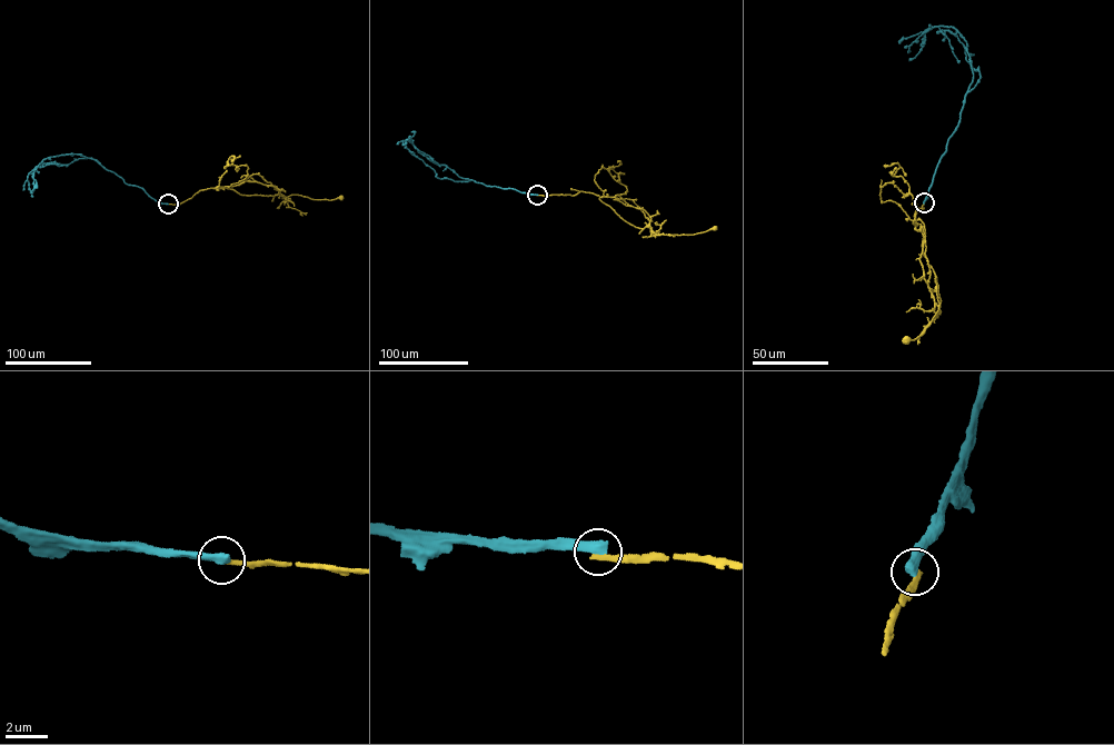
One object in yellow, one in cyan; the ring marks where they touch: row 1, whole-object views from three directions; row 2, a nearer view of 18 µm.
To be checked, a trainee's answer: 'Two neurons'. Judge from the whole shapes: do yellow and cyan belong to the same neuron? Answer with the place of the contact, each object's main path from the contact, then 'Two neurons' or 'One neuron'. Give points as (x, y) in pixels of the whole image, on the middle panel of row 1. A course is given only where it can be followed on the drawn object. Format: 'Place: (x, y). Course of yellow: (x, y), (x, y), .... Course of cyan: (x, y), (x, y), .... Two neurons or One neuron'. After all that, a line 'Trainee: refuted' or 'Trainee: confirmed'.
Place: (537, 195). Course of yellow: (537, 195), (593, 192), (632, 225), (643, 228), (649, 224), (655, 235), (693, 235), (715, 228). Course of cyan: (537, 195), (461, 178), (446, 166), (428, 159), (410, 140), (401, 141), (403, 145), (407, 142). Two neurons
Trainee: confirmed

